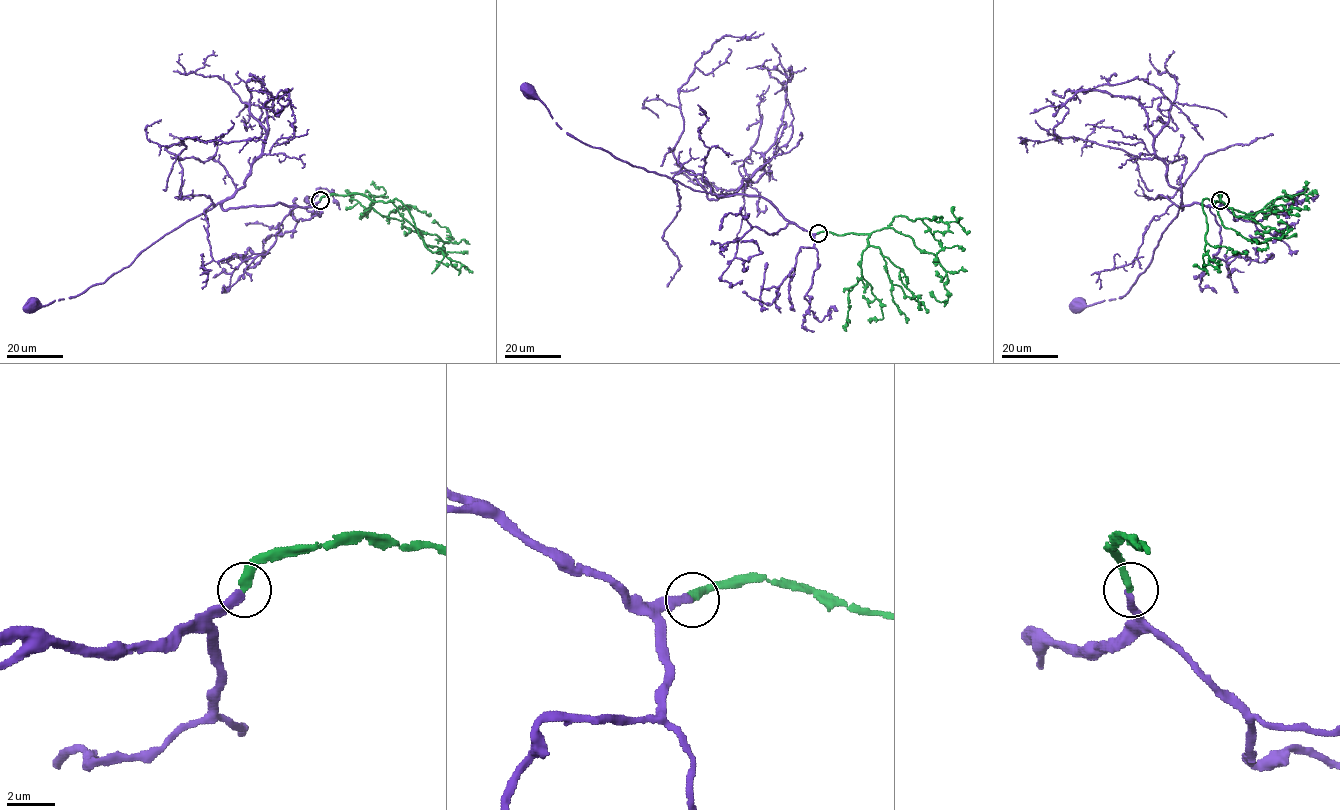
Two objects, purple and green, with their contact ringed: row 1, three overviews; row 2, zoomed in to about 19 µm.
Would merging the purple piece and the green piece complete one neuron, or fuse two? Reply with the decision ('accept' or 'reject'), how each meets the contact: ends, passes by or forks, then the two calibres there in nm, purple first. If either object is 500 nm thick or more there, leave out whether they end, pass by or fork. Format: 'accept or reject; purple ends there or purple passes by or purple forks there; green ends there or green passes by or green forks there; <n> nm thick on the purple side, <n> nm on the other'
accept; purple ends there; green ends there; 320 nm thick on the purple side, 340 nm on the other

